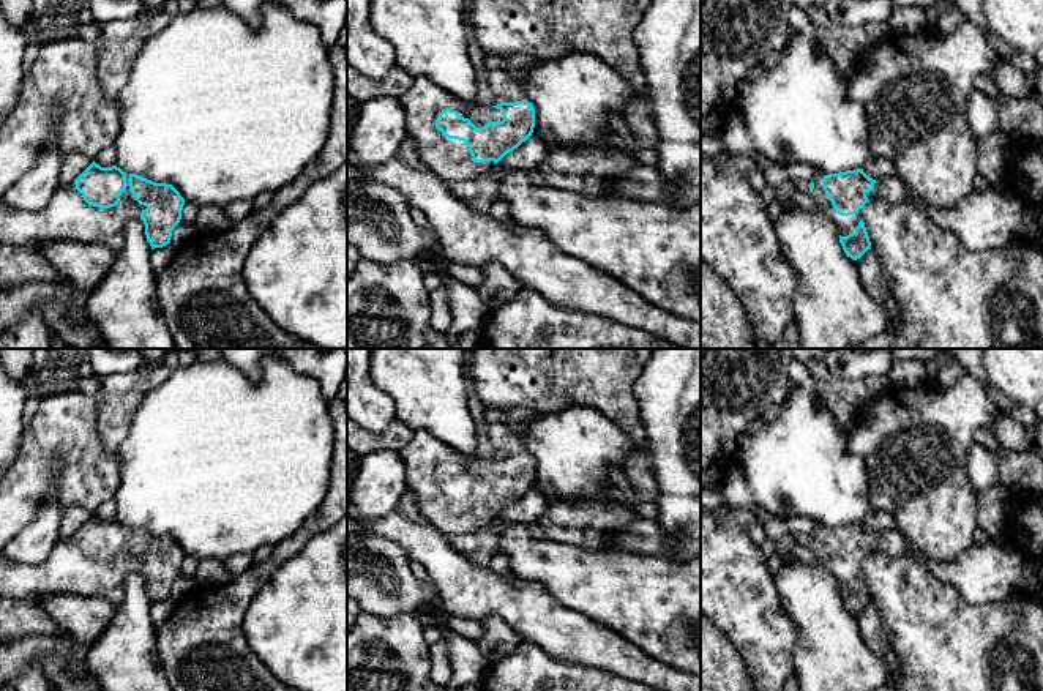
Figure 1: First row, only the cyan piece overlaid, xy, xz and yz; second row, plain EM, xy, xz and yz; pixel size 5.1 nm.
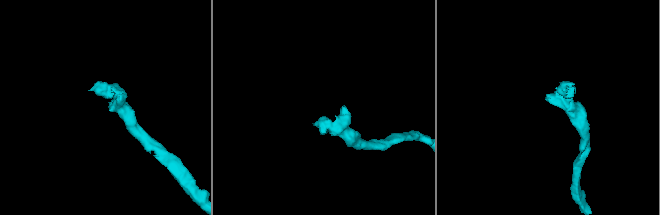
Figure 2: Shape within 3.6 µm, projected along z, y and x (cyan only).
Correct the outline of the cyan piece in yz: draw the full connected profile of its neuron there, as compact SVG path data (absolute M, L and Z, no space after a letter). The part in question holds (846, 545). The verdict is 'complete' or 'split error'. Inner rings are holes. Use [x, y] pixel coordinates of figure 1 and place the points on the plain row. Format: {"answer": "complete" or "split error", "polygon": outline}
{"answer": "split error", "polygon": "M863 522L830 529L816 525L809 547L816 562L835 577L847 611L857 614L871 603L862 566L865 557L877 551L876 533Z"}

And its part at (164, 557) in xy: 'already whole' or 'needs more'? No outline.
needs more

